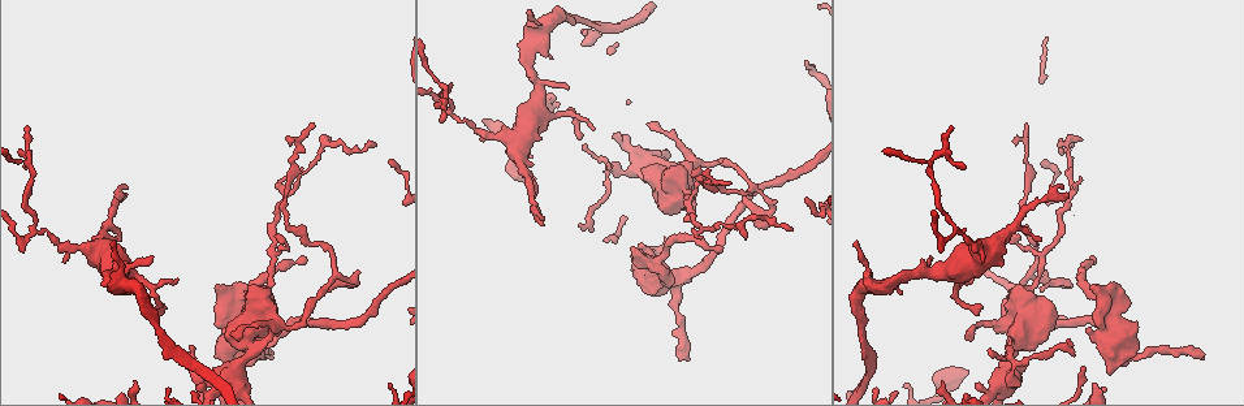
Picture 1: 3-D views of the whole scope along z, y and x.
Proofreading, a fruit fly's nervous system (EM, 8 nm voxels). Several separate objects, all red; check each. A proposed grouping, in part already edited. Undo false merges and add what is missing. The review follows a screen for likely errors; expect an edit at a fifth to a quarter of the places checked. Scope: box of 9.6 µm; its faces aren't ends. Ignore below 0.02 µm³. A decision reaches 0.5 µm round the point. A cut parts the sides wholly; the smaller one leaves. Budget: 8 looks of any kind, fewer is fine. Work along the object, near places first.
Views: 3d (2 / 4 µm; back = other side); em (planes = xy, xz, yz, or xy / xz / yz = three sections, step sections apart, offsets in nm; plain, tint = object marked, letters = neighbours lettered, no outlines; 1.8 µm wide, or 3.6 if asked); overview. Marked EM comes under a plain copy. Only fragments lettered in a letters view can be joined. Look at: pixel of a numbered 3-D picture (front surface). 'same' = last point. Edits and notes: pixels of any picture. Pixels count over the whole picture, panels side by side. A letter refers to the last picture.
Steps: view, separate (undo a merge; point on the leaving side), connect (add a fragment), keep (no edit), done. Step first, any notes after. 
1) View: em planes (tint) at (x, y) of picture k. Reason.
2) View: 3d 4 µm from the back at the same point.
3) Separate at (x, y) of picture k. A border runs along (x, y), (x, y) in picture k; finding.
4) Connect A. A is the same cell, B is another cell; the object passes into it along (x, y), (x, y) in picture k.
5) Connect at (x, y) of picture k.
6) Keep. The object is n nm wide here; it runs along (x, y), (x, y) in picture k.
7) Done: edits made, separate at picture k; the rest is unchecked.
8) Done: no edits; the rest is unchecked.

View: 3d 2 µm at (216, 284) of picture 1.

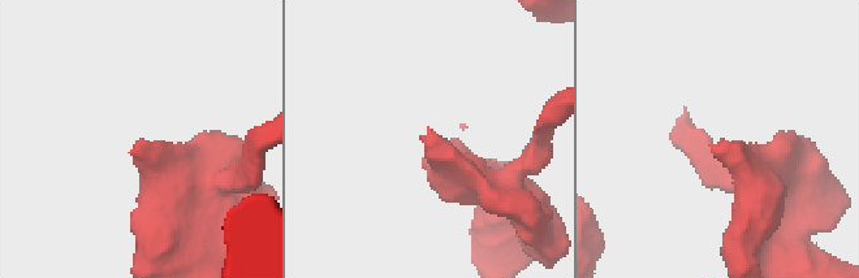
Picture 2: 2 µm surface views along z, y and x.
View: em planes (letters) at (711, 145) of picture 2. Need the tissue.

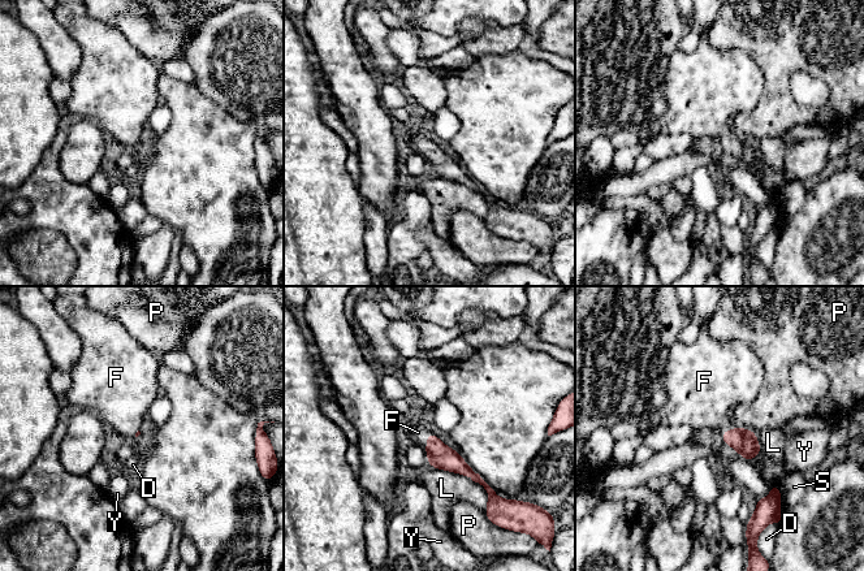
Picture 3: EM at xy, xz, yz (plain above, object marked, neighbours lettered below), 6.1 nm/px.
Connect at (418, 432) of picture 3. The longest contact is with L, 400 nm; F is the same cell, D, L, P, S and Y are other cells; the object passes into it along (439, 455), (427, 440), (418, 432) in picture 3; it goes on there.

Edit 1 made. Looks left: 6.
View: em planes (letters) at (28, 128) of picture 1. Tapers out.

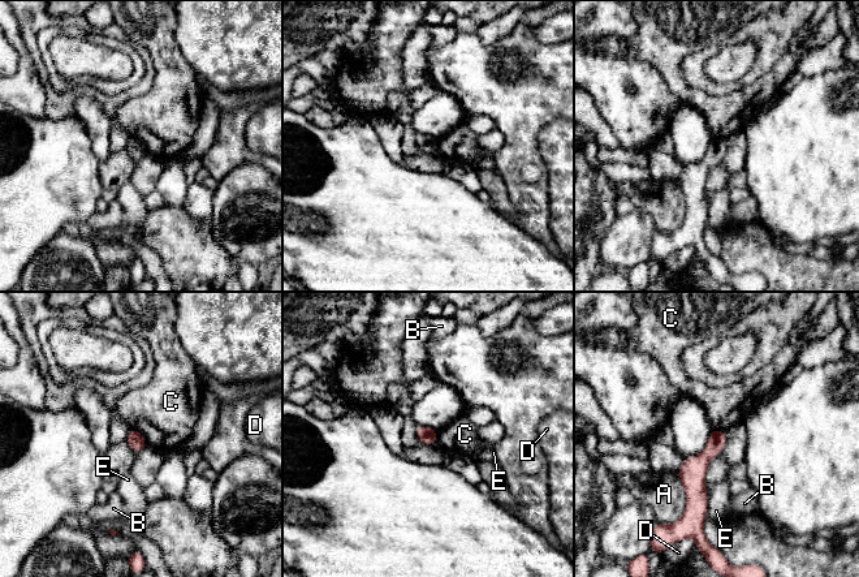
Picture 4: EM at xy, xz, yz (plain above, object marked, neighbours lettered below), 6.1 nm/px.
Keep. A, B, C, D and E are other cells; none of them fits.

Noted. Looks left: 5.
View: 3d 4 µm at (973, 278) of picture 1. Free end.

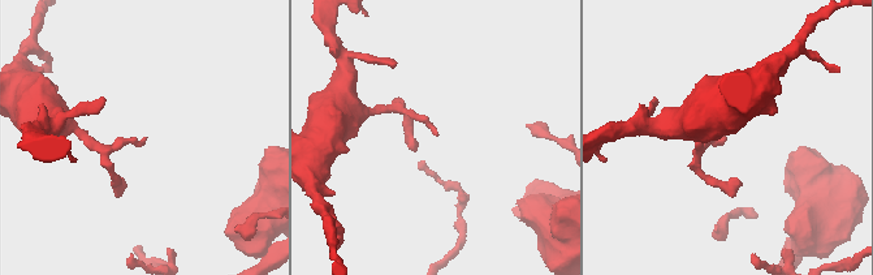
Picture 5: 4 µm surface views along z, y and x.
View: em planes (letters) at (146, 137) of picture 5. Need the tissue.

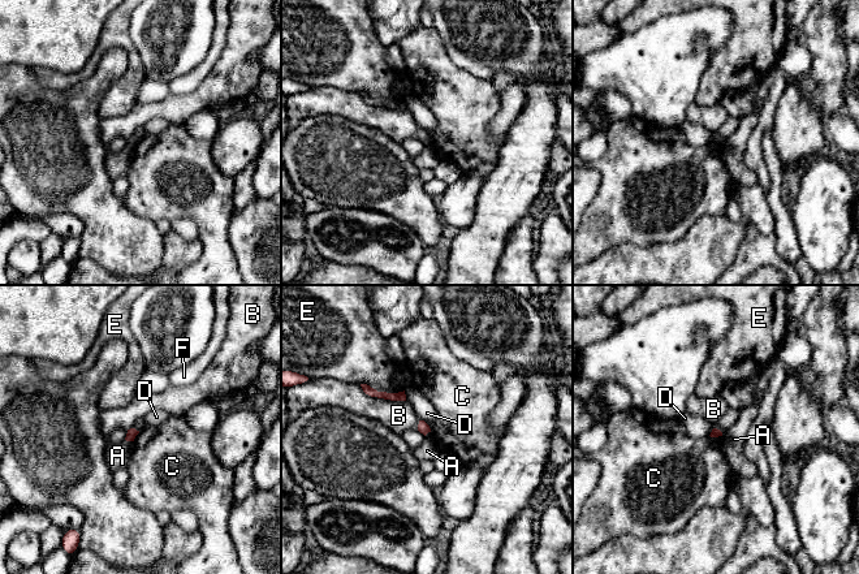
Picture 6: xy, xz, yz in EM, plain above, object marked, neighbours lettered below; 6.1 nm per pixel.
Keep. A, B, C, D, E and F are other cells; a border runs along (133, 427), (139, 431) in picture 6; none of them fits.

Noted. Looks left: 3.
Done: edits made, connect at picture 3; the rest is unchecked.

